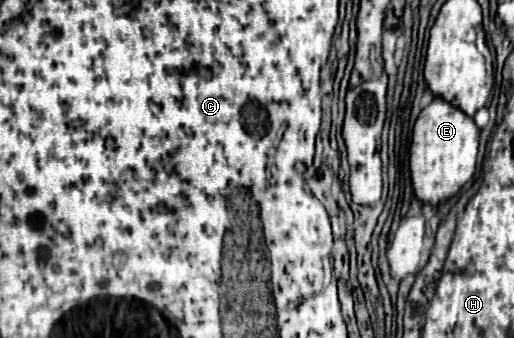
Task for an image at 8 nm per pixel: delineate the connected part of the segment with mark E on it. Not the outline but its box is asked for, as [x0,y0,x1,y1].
[409,98,479,206]

